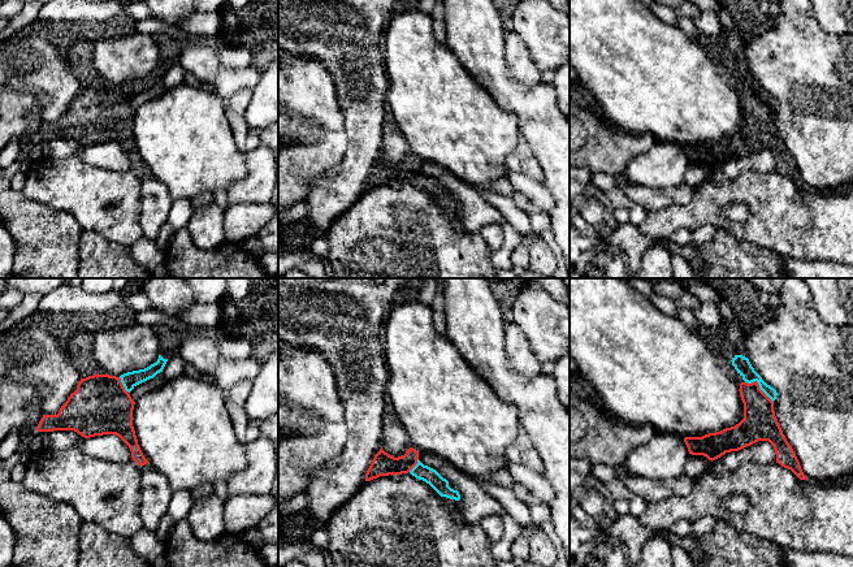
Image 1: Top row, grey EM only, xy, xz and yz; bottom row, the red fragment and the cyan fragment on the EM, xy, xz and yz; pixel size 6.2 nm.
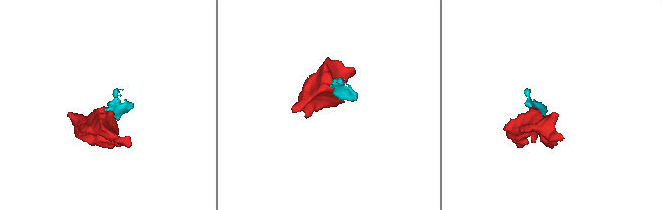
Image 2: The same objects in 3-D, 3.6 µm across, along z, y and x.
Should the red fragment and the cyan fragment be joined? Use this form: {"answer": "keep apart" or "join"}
{"answer": "join"}

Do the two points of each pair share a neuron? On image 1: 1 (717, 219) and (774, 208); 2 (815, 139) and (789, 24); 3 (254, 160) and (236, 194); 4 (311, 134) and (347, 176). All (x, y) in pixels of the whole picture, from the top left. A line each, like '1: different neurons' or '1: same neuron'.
1: same neuron
2: same neuron
3: same neuron
4: different neurons

